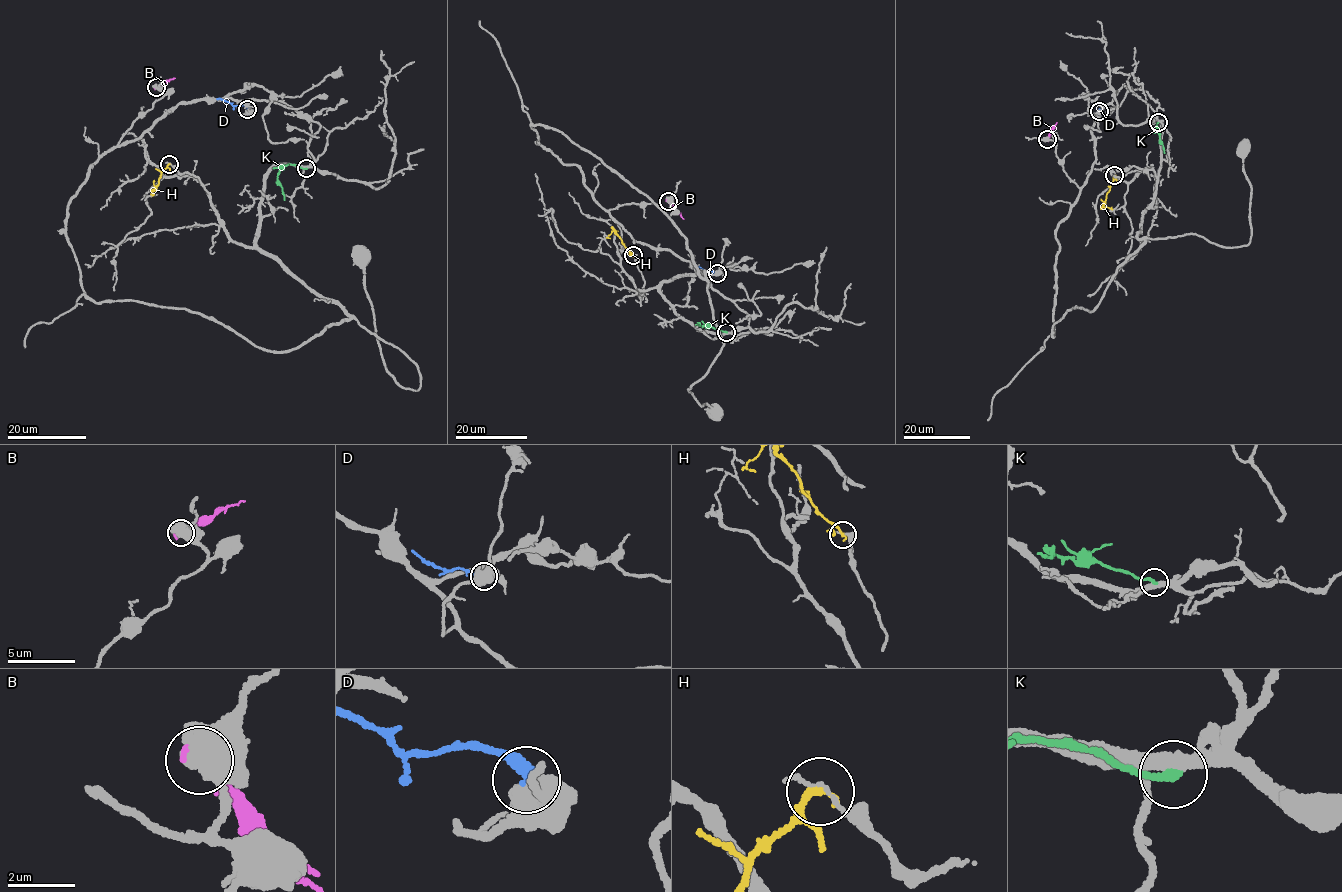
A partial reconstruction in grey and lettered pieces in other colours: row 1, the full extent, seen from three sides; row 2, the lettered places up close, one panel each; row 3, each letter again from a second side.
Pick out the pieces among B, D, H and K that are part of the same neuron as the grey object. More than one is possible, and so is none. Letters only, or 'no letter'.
no letter

